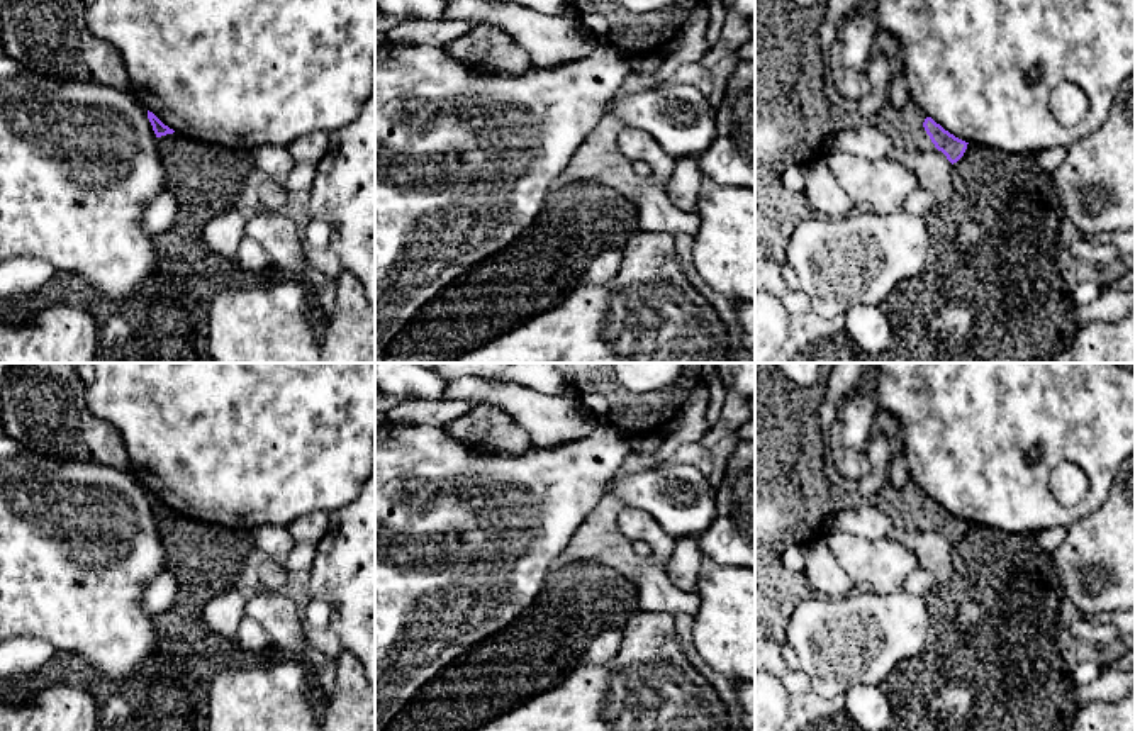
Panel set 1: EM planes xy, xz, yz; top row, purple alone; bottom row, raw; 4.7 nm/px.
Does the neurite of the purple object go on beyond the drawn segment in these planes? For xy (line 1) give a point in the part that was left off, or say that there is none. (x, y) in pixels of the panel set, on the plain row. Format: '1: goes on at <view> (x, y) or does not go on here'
1: does not go on here

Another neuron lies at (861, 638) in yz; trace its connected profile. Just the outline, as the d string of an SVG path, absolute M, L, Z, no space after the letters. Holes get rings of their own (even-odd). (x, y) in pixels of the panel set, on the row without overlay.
M867 589L843 599L814 597L801 602L786 624L791 646L811 689L825 699L843 695L852 685L882 685L892 670L918 655L931 633L930 599L906 590L877 595Z

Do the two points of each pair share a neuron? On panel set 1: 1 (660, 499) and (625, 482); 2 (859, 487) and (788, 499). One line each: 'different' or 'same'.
1: same
2: different

